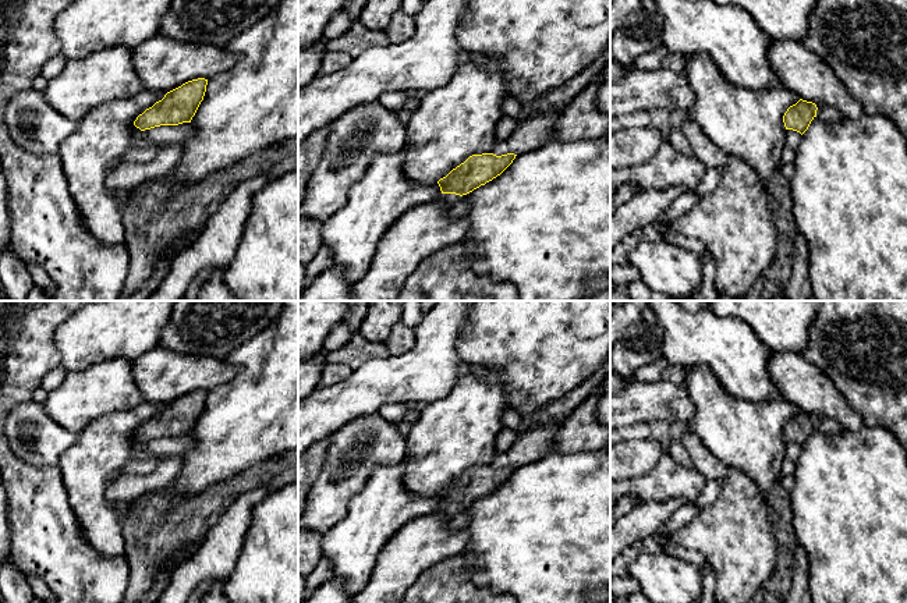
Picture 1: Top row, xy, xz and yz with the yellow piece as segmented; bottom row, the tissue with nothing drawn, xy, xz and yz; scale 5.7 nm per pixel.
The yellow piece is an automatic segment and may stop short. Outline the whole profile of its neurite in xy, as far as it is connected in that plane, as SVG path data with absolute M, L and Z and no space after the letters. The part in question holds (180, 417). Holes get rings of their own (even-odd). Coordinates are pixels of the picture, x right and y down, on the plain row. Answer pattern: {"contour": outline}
{"contour": "M198 390L167 404L162 412L139 426L134 437L145 443L160 437L191 434L203 412L206 397L208 391Z"}

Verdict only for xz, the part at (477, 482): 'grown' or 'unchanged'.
grown

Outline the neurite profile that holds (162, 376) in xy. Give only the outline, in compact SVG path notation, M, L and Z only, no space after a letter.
M162 345L132 361L142 401L164 405L188 393L226 384L237 372L238 368L226 359L177 354Z

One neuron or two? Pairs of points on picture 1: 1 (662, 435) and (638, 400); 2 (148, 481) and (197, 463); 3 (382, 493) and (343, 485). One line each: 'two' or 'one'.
1: two
2: two
3: two

